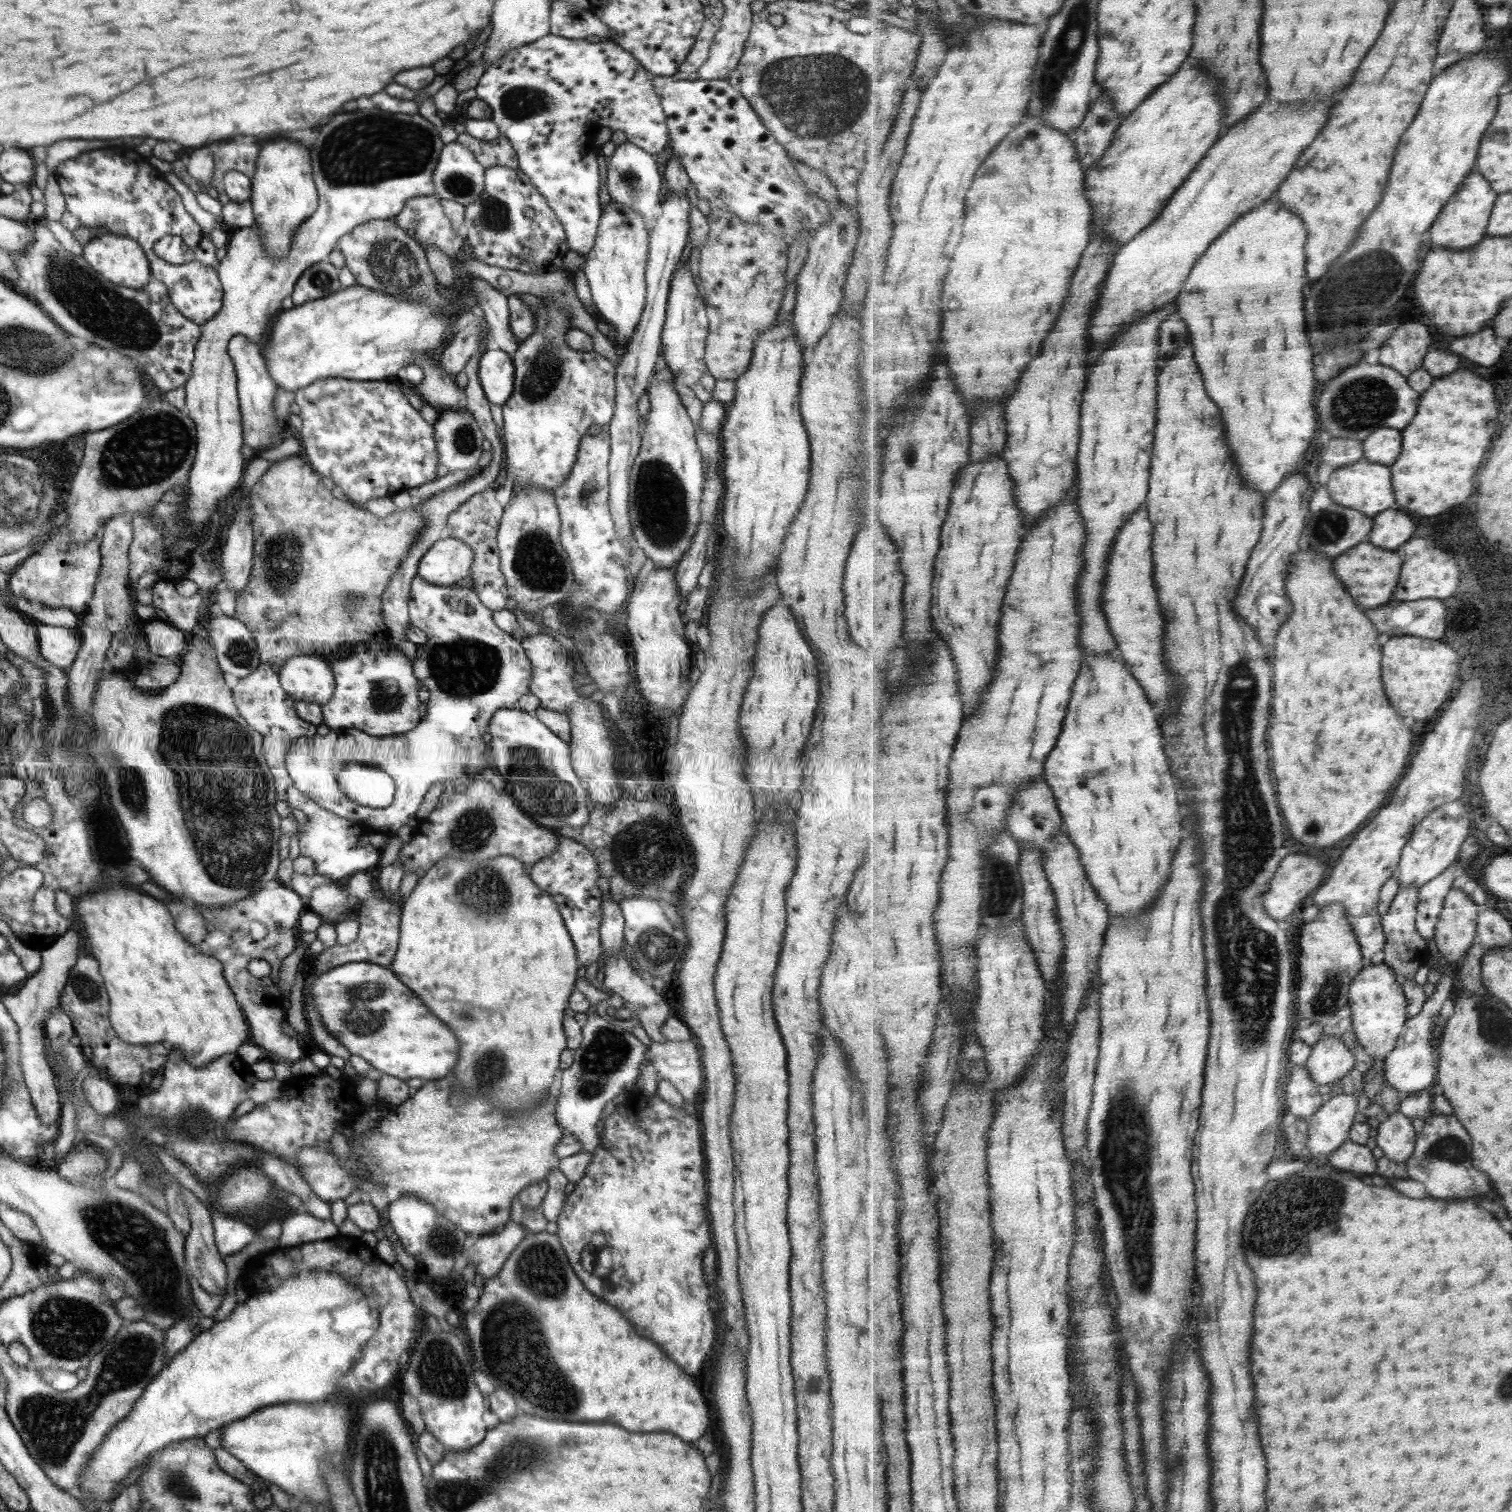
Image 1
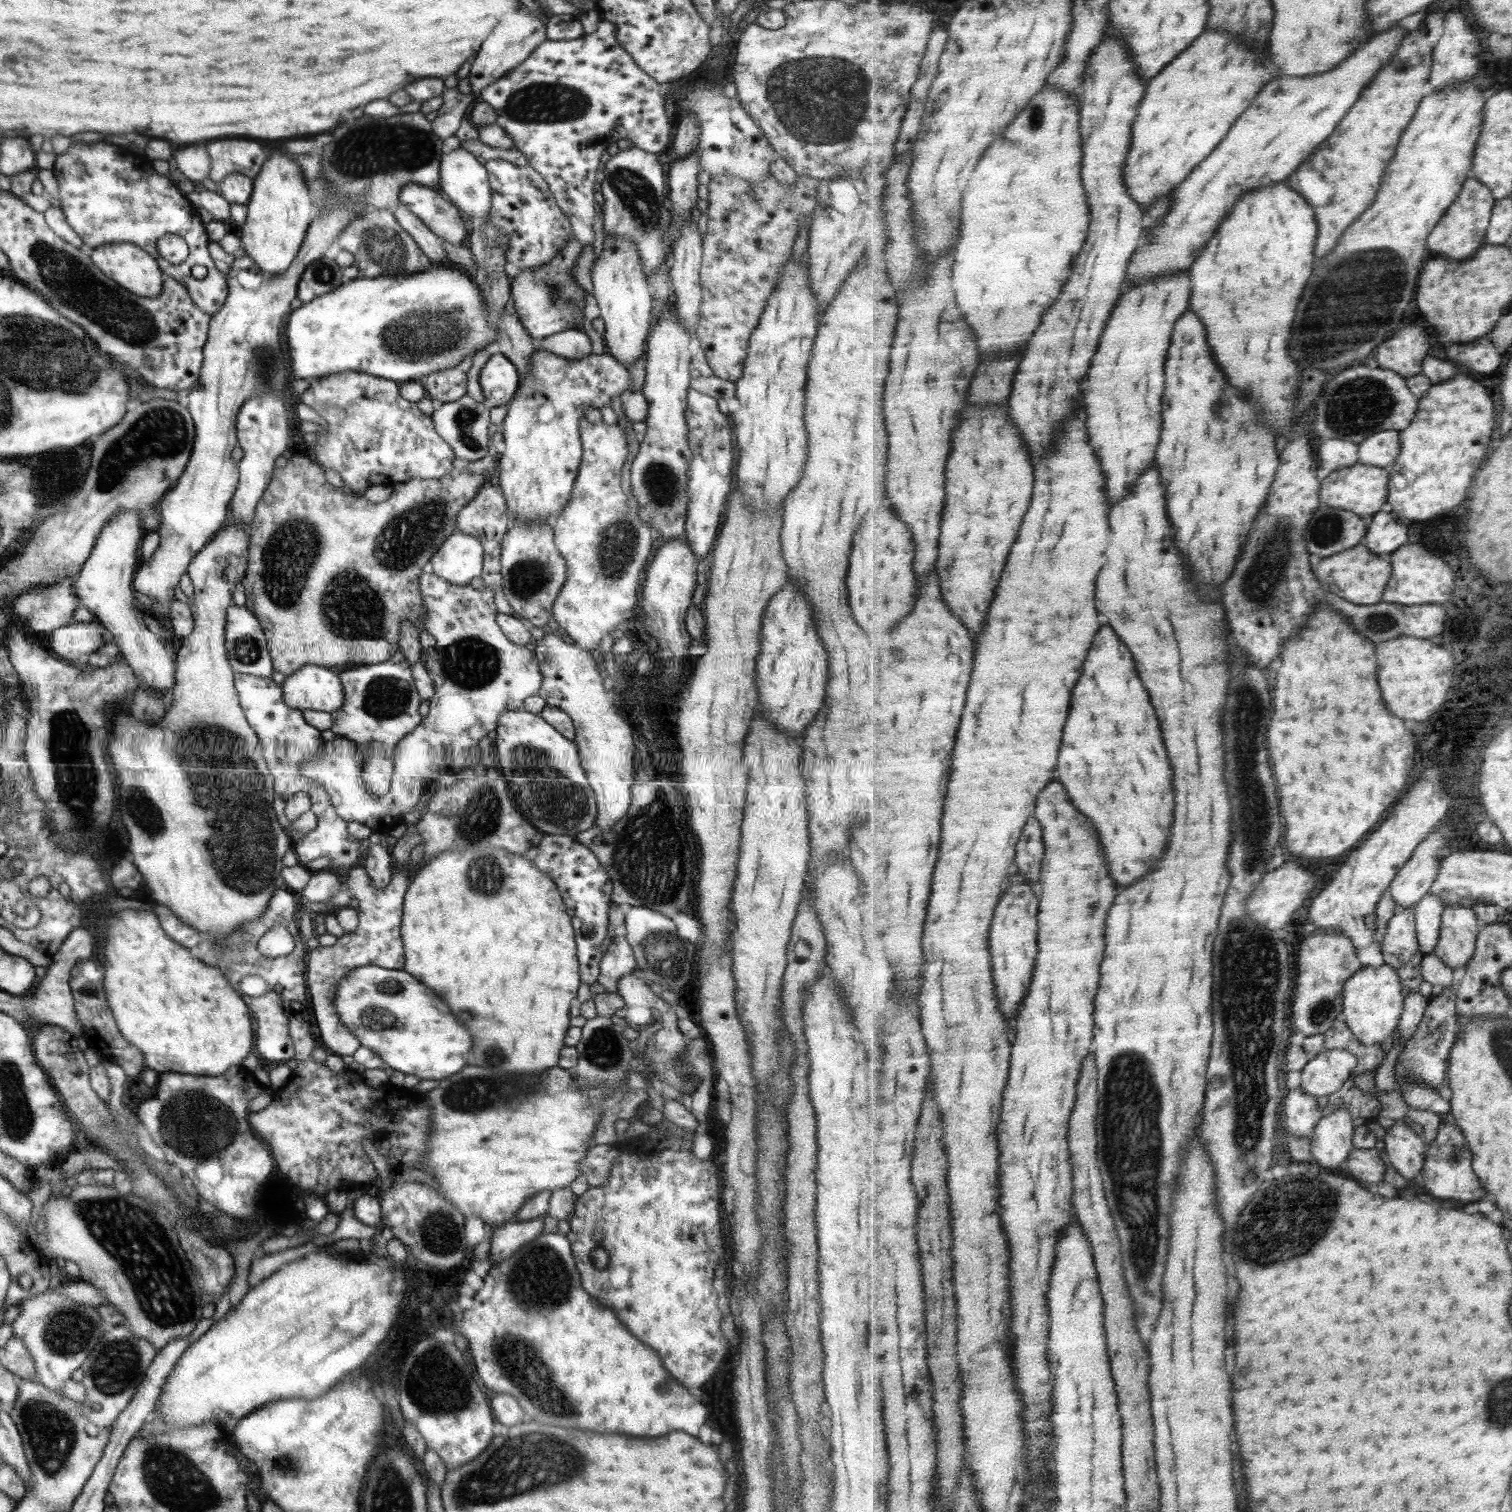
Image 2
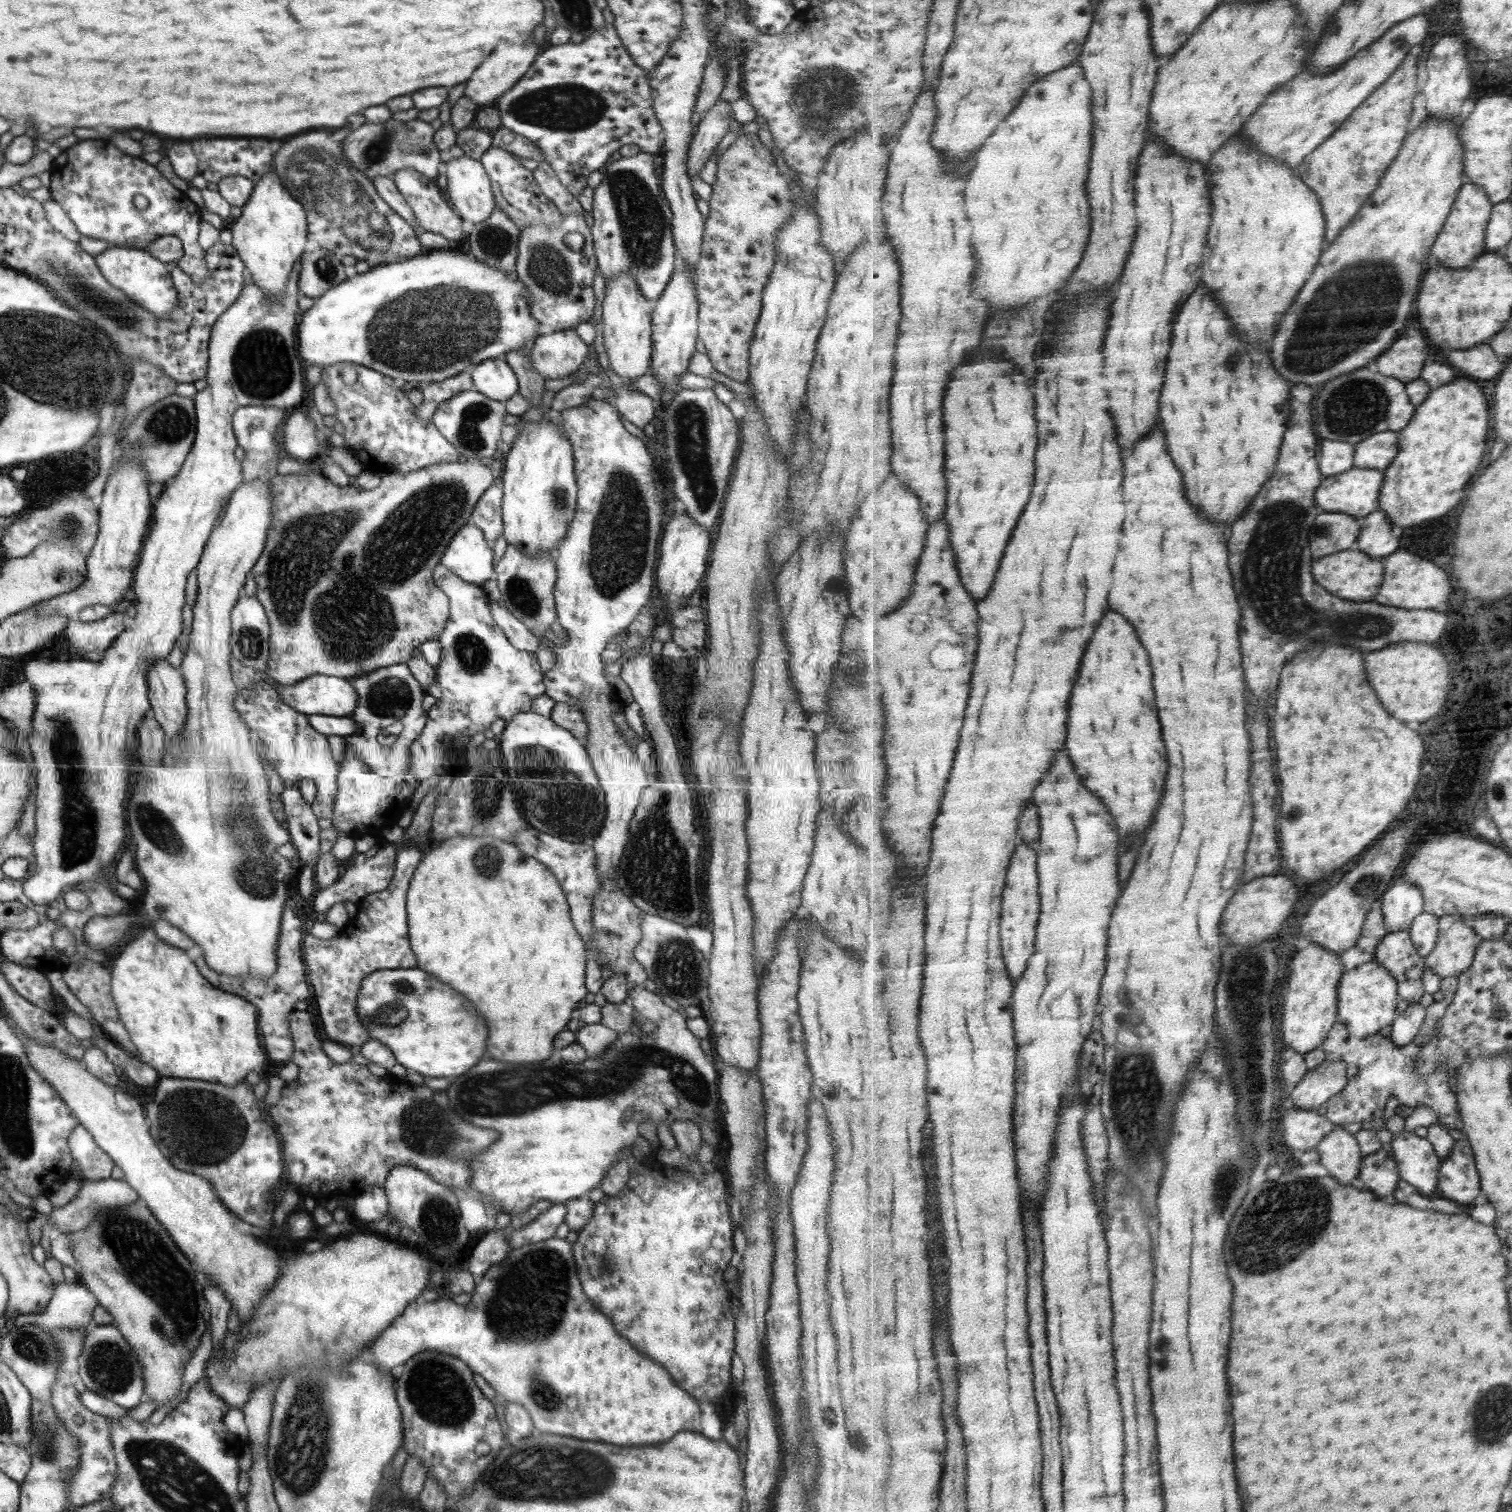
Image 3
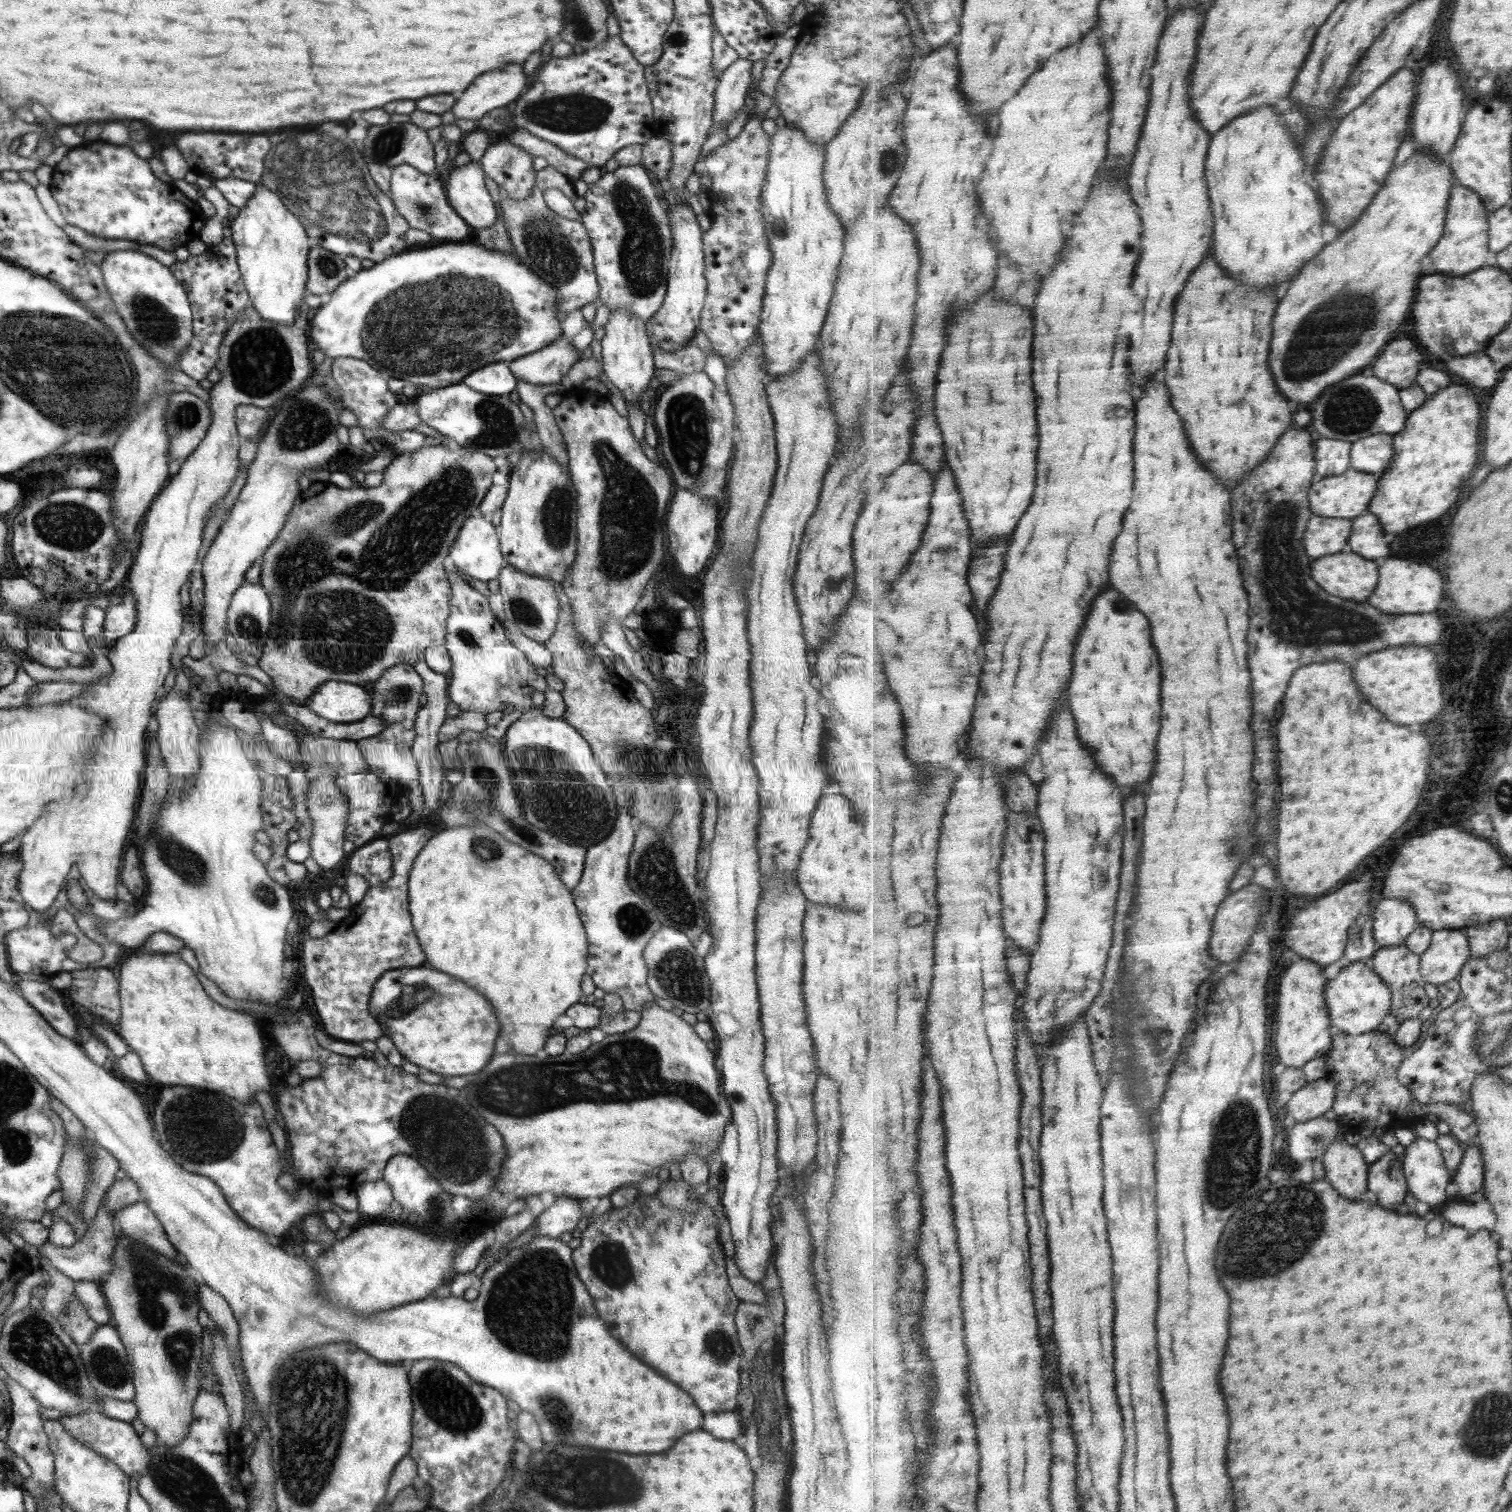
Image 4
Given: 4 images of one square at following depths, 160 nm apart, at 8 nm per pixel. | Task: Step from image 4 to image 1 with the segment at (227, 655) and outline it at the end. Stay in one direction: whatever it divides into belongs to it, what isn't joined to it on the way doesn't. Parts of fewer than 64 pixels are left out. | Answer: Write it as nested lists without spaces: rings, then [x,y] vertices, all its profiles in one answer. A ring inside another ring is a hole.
[[[318,655],[288,658],[281,666],[279,681],[294,701],[317,702],[320,706],[328,702],[335,689],[331,666]]]

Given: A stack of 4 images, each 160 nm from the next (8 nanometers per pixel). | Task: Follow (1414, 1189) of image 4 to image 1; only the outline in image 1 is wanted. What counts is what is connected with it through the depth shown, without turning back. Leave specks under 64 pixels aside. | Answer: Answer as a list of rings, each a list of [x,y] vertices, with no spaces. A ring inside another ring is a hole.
[[[1402,1111],[1387,1115],[1379,1126],[1377,1146],[1383,1149],[1388,1158],[1400,1164],[1407,1164],[1417,1147],[1414,1122]]]

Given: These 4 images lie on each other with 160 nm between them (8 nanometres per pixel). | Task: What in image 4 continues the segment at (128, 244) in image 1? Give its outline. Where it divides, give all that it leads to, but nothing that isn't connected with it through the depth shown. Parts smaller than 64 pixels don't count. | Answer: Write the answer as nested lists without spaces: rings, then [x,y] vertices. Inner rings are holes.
[[[124,250],[124,252],[110,252],[104,257],[104,262],[99,265],[103,272],[103,279],[106,288],[112,297],[112,302],[116,308],[116,313],[122,316],[124,324],[128,326],[130,334],[134,336],[136,344],[140,344],[150,356],[159,358],[164,366],[177,367],[177,358],[182,354],[182,350],[188,346],[192,340],[192,306],[189,296],[186,294],[183,283],[180,282],[174,273],[157,259],[150,257],[136,250]]]

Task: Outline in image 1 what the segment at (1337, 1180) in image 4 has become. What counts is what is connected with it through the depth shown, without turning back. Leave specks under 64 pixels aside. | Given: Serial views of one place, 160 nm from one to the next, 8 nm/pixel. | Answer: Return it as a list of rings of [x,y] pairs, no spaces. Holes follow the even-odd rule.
[[[1341,1094],[1327,1099],[1309,1123],[1312,1160],[1327,1160],[1351,1140],[1351,1130],[1361,1118],[1358,1096]]]

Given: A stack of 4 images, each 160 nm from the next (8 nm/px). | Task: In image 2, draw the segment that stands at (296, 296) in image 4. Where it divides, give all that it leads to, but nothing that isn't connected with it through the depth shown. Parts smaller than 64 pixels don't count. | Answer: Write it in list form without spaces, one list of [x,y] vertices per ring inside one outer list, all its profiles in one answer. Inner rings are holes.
[[[272,152],[270,156],[268,156],[267,160],[264,161],[258,176],[253,179],[253,191],[251,197],[249,198],[247,204],[247,219],[244,223],[244,226],[238,228],[237,234],[241,239],[242,248],[241,251],[249,254],[249,257],[255,262],[255,264],[260,268],[262,273],[270,274],[270,275],[280,275],[285,270],[288,270],[288,267],[292,264],[292,261],[296,258],[296,254],[300,250],[301,244],[306,236],[306,231],[310,226],[314,217],[319,213],[319,206],[313,203],[313,198],[311,196],[311,190],[305,180],[305,172],[300,170],[298,166],[296,166],[296,162],[292,162],[292,158],[288,156],[288,154],[284,154],[284,152]]]

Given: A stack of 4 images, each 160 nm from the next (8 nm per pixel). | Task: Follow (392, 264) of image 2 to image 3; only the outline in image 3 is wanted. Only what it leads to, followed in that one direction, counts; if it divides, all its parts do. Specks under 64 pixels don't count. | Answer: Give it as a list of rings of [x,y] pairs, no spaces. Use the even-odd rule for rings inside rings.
[[[328,132],[296,136],[276,152],[272,168],[285,189],[304,205],[308,237],[340,258],[350,254],[370,266],[414,258],[427,251],[408,222],[380,198],[373,181],[357,172],[342,152],[342,143],[332,140]]]

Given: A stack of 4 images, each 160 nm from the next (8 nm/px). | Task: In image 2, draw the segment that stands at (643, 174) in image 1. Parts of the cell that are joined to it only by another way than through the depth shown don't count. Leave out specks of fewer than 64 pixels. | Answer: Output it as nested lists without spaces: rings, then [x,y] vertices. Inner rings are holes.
[[[636,146],[619,150],[603,166],[604,180],[601,183],[605,203],[604,230],[613,237],[632,239],[643,264],[646,276],[663,263],[667,248],[663,244],[663,234],[671,219],[666,175],[656,155]]]

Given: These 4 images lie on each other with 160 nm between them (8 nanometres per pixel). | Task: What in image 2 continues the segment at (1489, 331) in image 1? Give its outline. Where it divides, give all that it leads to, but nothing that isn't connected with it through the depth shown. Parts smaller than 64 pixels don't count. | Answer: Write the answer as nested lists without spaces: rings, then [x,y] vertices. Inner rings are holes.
[[[1480,338],[1480,342],[1470,342],[1470,344],[1456,344],[1452,346],[1450,356],[1482,374],[1496,372],[1504,362],[1502,354],[1498,352],[1498,348],[1490,338]]]

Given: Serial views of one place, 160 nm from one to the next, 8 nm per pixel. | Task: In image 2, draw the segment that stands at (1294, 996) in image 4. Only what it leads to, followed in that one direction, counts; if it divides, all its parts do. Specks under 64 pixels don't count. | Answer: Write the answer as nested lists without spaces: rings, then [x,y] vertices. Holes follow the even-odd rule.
[[[1317,929],[1304,939],[1299,949],[1299,959],[1297,964],[1297,991],[1295,994],[1295,1003],[1293,1004],[1293,1022],[1294,1028],[1298,1032],[1303,1032],[1306,1036],[1326,1034],[1335,1022],[1338,1016],[1345,1011],[1345,989],[1347,982],[1362,969],[1365,964],[1359,957],[1359,951],[1355,942],[1336,929]]]

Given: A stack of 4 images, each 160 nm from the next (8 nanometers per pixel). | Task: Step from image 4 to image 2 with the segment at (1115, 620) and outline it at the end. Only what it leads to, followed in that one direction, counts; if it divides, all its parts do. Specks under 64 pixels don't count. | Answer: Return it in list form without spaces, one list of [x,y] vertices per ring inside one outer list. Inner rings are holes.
[[[1104,626],[1100,630],[1100,634],[1096,636],[1096,646],[1090,652],[1088,658],[1088,666],[1084,668],[1084,678],[1080,678],[1080,686],[1075,688],[1075,696],[1072,701],[1071,717],[1068,719],[1068,730],[1065,730],[1064,735],[1064,754],[1059,758],[1058,770],[1055,772],[1054,780],[1064,782],[1064,786],[1068,786],[1068,791],[1072,792],[1072,798],[1076,798],[1076,807],[1084,810],[1084,814],[1088,814],[1094,822],[1096,828],[1100,830],[1100,838],[1108,850],[1108,864],[1111,866],[1111,875],[1115,881],[1119,883],[1120,888],[1128,888],[1136,884],[1141,878],[1148,876],[1150,873],[1157,870],[1157,866],[1162,860],[1162,856],[1166,854],[1166,848],[1171,844],[1172,828],[1174,828],[1174,820],[1176,820],[1176,786],[1174,786],[1174,766],[1170,762],[1168,756],[1168,748],[1162,736],[1162,726],[1160,726],[1160,718],[1156,714],[1156,708],[1152,704],[1150,692],[1146,690],[1140,674],[1138,662],[1134,660],[1135,654],[1130,652],[1131,647],[1127,642],[1122,642],[1122,638],[1116,634],[1116,630],[1112,626]]]

